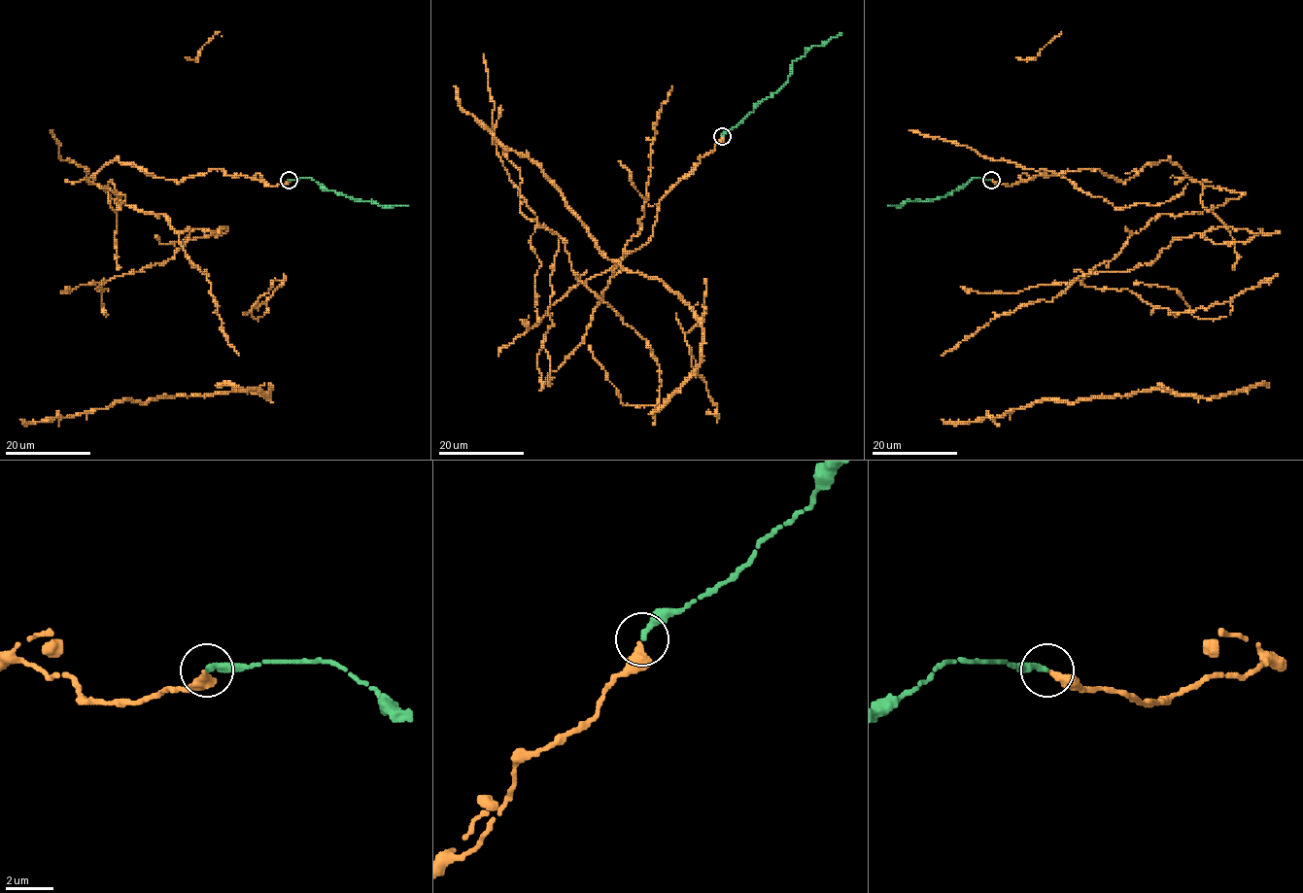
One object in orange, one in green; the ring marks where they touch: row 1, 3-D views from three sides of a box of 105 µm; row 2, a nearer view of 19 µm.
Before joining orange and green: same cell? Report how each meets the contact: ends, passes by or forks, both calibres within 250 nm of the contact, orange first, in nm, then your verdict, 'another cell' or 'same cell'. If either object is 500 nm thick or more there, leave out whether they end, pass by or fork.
orange ends | green ends | 360/240 nm | same cell

